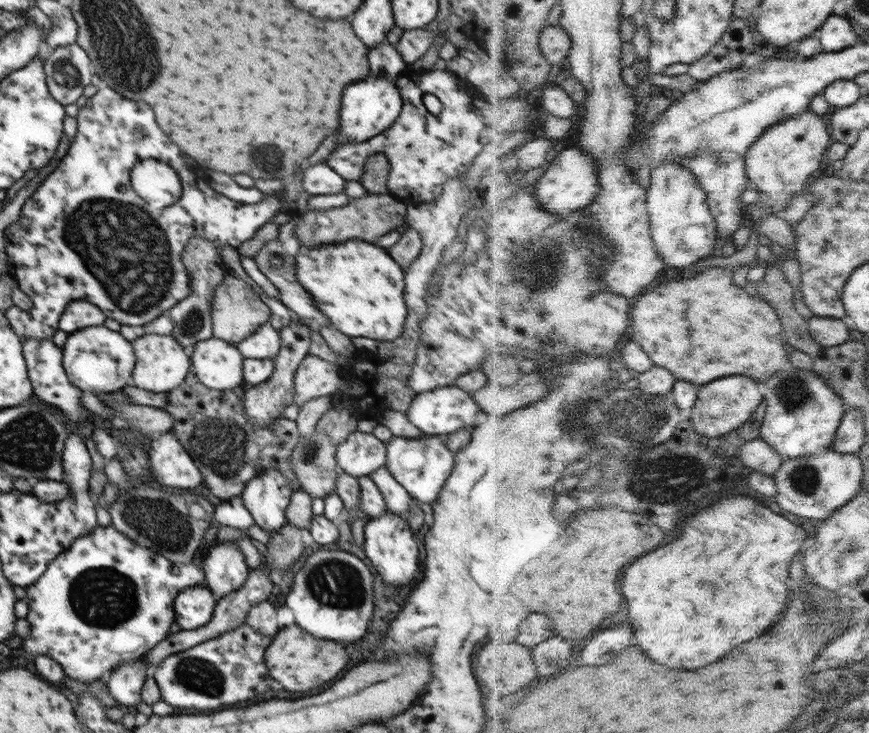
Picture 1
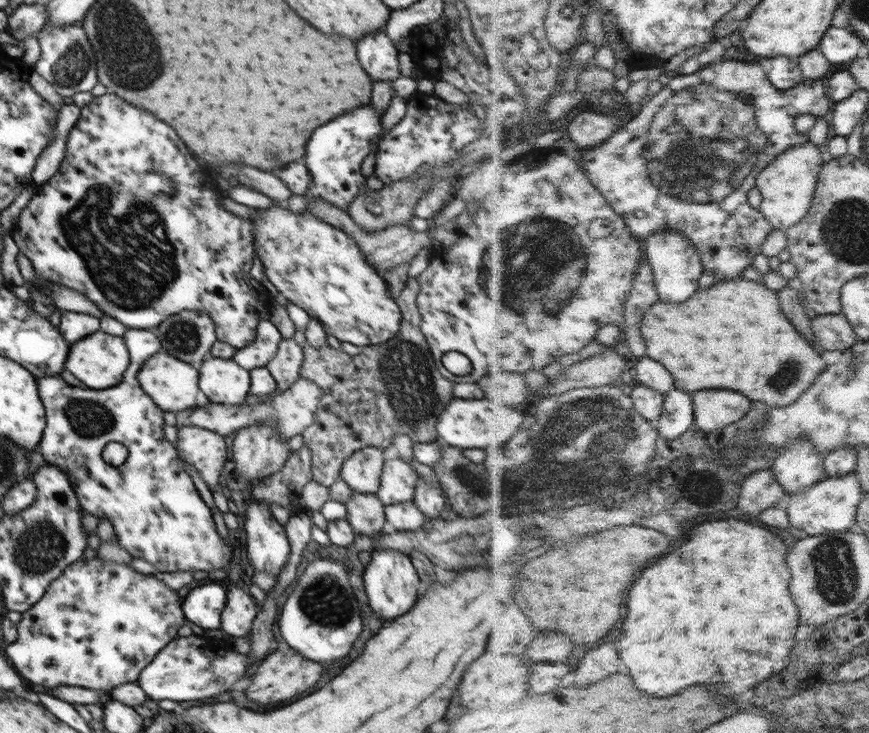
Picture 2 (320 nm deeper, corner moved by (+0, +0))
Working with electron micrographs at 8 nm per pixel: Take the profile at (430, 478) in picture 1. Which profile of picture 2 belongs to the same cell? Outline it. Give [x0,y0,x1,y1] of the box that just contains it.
[413,475,448,520]

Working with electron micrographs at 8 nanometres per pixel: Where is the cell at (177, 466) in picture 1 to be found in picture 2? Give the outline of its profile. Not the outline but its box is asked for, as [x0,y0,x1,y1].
[178,426,229,492]

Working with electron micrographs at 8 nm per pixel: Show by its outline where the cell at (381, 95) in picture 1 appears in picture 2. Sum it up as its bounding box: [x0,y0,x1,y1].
[288,106,382,214]

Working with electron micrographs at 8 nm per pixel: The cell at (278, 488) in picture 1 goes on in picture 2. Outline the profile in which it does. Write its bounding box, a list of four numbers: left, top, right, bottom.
[241,503,291,577]

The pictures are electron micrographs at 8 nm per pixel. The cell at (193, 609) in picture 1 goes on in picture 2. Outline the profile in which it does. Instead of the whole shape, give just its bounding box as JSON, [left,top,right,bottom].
[181,582,226,629]

